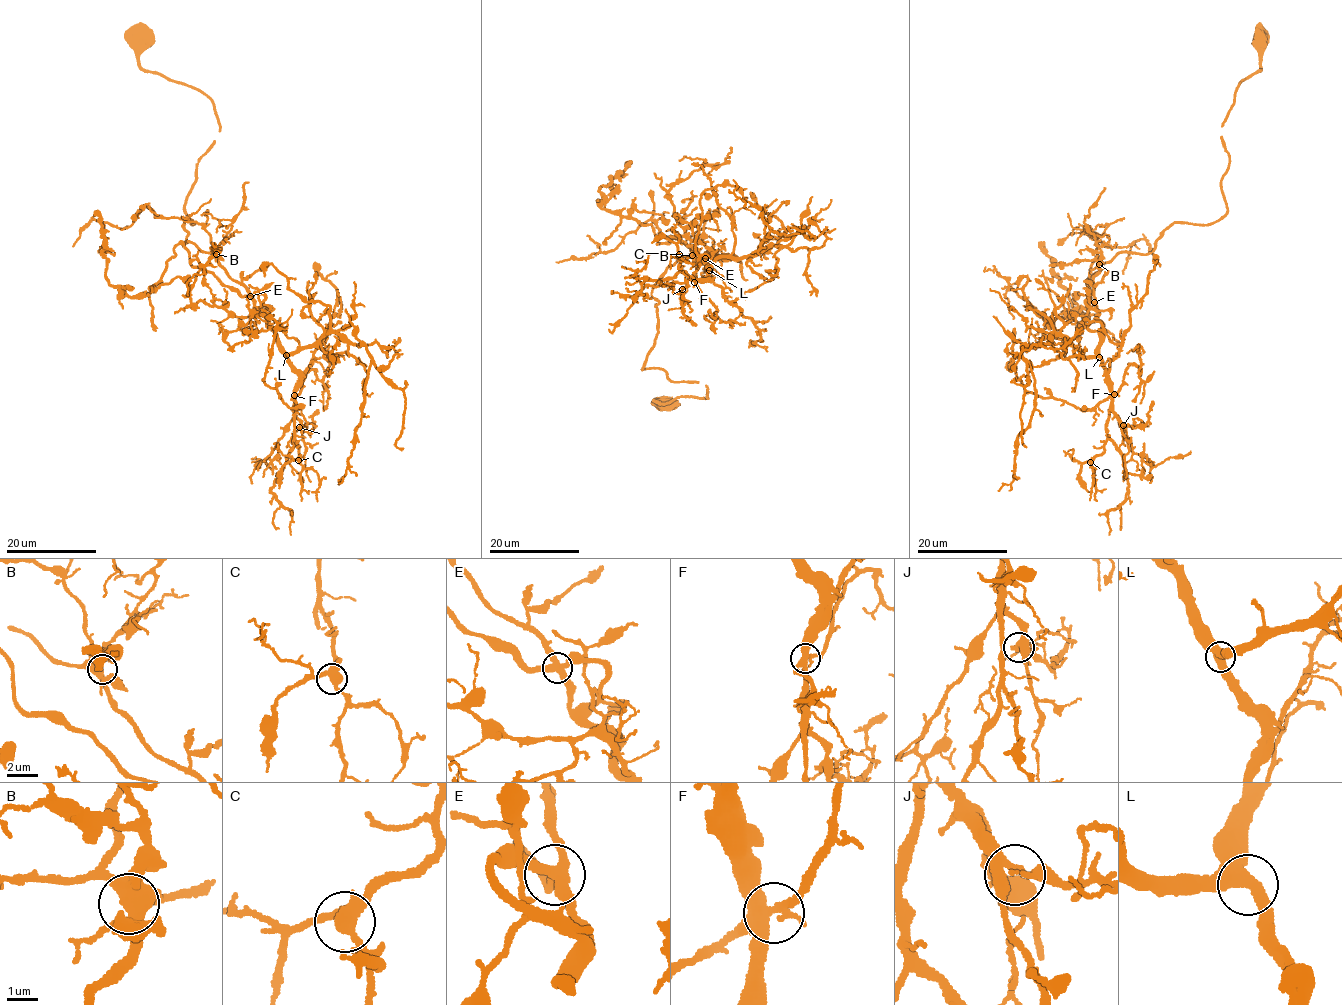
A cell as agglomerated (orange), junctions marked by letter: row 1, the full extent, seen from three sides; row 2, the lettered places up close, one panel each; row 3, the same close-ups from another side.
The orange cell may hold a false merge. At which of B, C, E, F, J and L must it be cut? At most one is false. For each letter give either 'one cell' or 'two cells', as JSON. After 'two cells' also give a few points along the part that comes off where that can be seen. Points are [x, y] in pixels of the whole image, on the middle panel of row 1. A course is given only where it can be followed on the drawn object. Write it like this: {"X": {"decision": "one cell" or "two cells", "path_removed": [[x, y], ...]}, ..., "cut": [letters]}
{"B": {"decision": "one cell"}, "C": {"decision": "one cell"}, "E": {"decision": "one cell"}, "F": {"decision": "one cell"}, "J": {"decision": "one cell"}, "L": {"decision": "one cell"}, "cut": []}

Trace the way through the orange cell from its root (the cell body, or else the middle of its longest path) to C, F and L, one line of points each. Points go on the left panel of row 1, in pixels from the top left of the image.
C: (143, 38), (139, 66), (213, 104), (182, 246), (211, 252), (267, 316), (298, 376), (298, 460)
F: (143, 38), (138, 65), (201, 90), (220, 127), (182, 246), (211, 252), (267, 316), (294, 395)
L: (143, 38), (138, 65), (201, 90), (220, 127), (197, 163), (182, 246), (211, 252), (246, 288), (286, 355)

